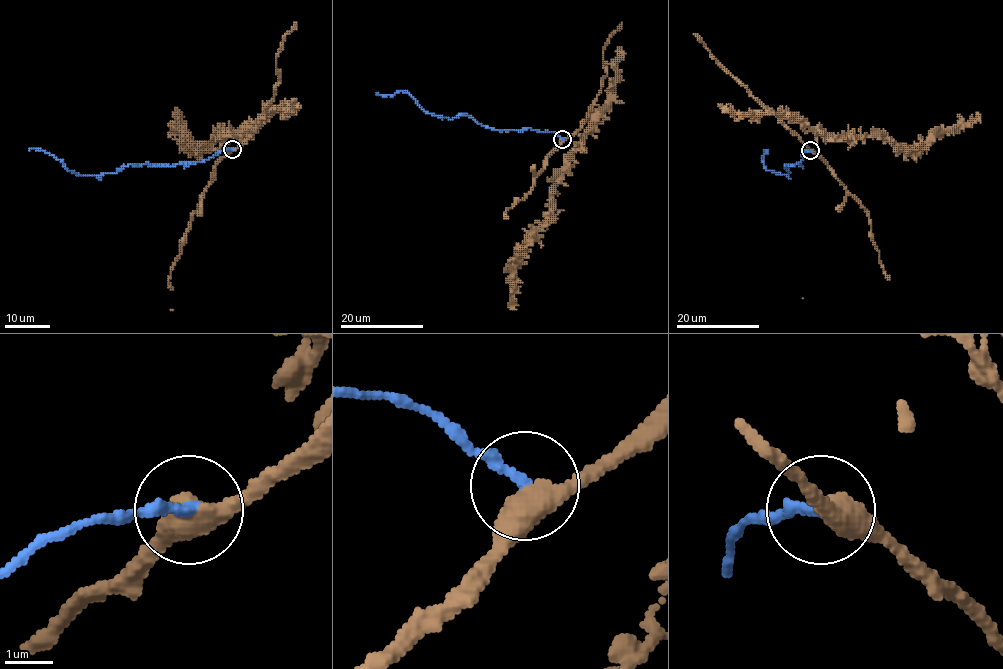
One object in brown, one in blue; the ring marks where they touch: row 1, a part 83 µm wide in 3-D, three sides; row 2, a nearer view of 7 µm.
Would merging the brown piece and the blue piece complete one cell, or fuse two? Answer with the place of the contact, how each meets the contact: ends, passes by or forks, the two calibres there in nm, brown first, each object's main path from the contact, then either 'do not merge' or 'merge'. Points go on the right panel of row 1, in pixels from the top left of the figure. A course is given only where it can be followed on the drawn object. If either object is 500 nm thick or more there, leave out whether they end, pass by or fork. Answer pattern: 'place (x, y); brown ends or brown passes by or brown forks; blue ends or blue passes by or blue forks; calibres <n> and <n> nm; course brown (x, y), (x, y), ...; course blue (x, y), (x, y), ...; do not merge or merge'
place (810, 150); calibres 500 and 240 nm; course brown (809, 150), (775, 113), (797, 117), (830, 137), (887, 137), (903, 149), (916, 150), (944, 131), (981, 122); course blue (809, 150), (802, 152), (801, 166), (786, 166), (790, 172), (785, 175), (767, 170), (763, 163), (764, 151); do not merge

